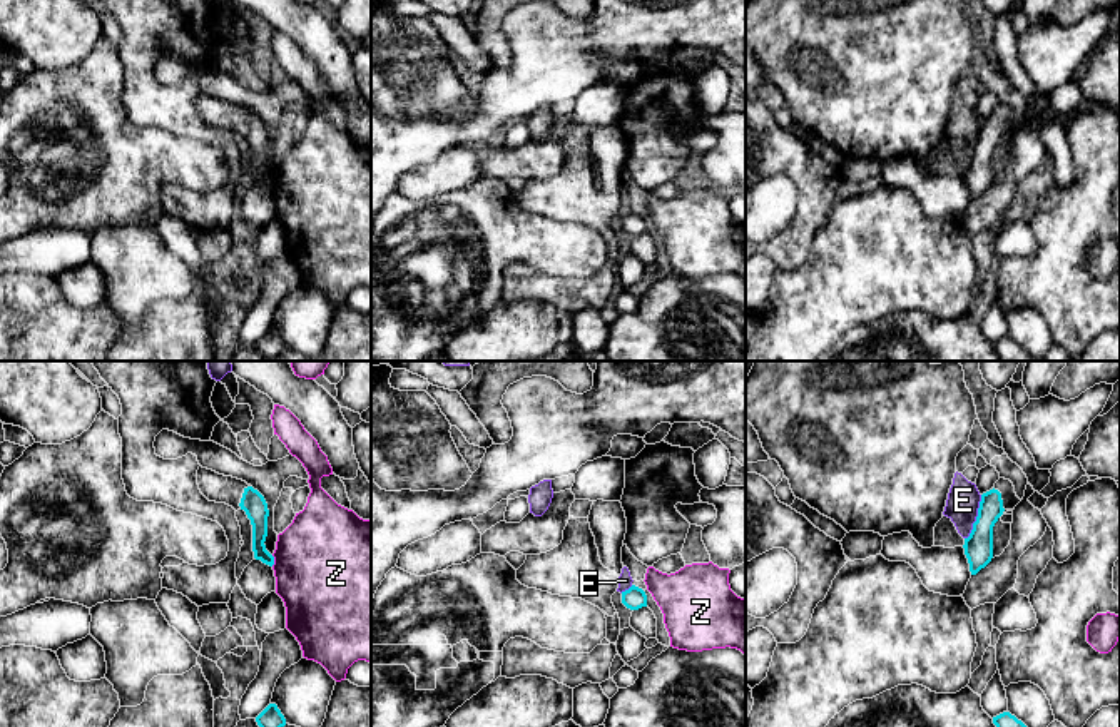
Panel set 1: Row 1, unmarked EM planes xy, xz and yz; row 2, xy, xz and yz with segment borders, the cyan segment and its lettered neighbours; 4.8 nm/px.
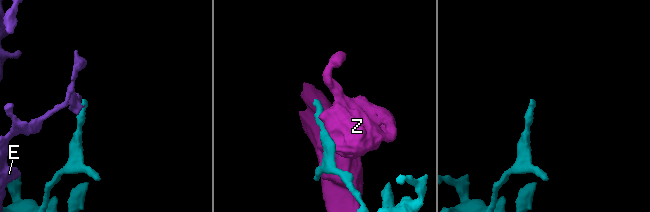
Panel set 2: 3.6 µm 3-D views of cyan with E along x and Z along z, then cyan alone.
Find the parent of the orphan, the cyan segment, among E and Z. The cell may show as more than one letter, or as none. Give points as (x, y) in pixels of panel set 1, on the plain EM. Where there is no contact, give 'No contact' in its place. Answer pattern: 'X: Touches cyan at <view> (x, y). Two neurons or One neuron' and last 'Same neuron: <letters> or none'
E: Touches cyan at yz (977, 142). One neuron
Z: Touches cyan at xy (273, 186). Two neurons
Same neuron: E

